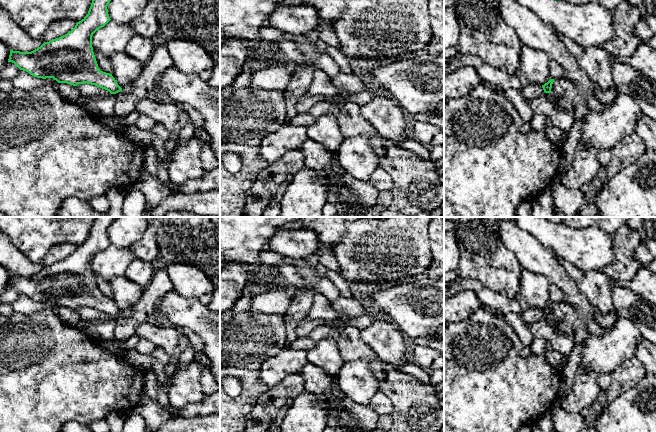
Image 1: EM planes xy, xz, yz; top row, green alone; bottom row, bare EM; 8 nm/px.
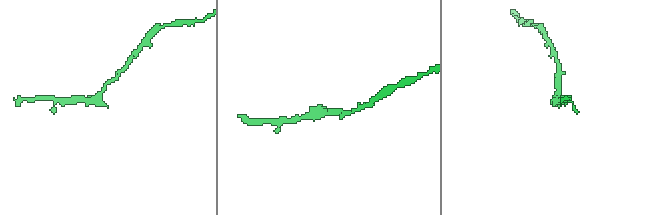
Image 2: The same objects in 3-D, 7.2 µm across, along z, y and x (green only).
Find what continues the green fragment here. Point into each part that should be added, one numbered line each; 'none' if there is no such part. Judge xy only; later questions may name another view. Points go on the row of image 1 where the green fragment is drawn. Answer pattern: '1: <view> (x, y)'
none

